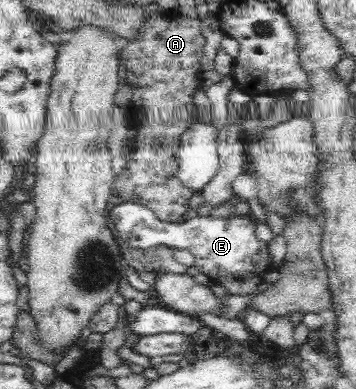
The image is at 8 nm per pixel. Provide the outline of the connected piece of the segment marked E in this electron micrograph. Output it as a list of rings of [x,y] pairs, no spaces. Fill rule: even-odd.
[[[122,203],[110,212],[120,239],[137,249],[164,244],[169,248],[188,249],[194,257],[200,273],[208,275],[212,283],[224,286],[230,295],[248,295],[256,291],[270,268],[267,244],[256,239],[256,224],[248,217],[210,219],[194,217],[186,223],[164,223],[156,215],[138,203]]]

